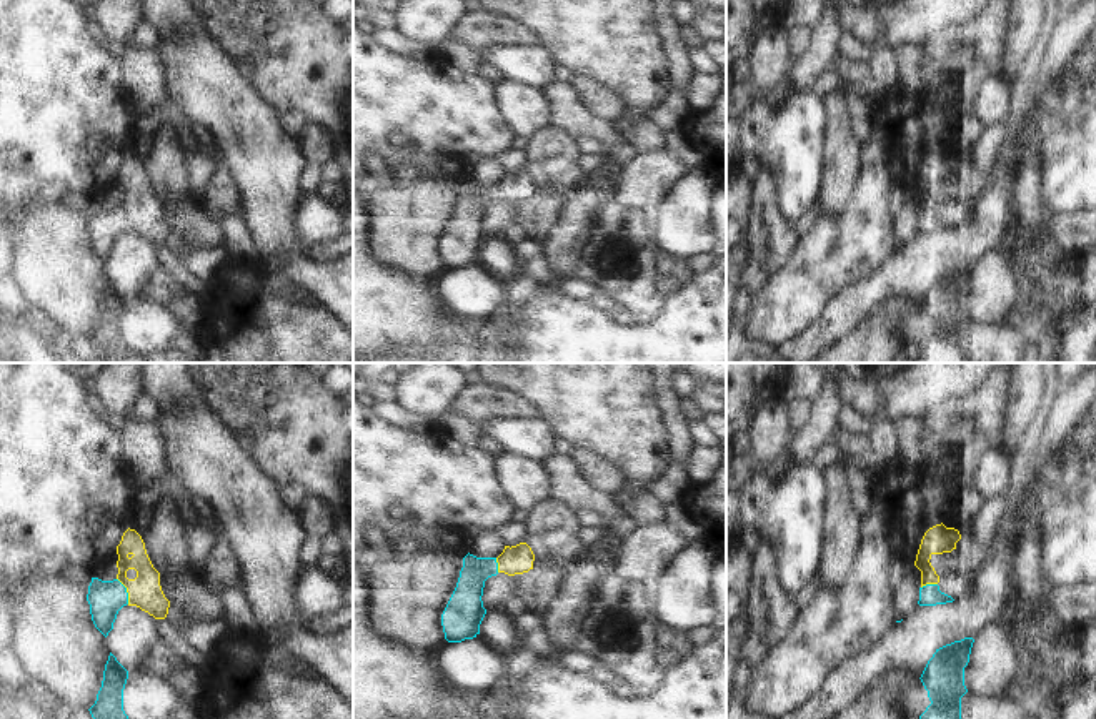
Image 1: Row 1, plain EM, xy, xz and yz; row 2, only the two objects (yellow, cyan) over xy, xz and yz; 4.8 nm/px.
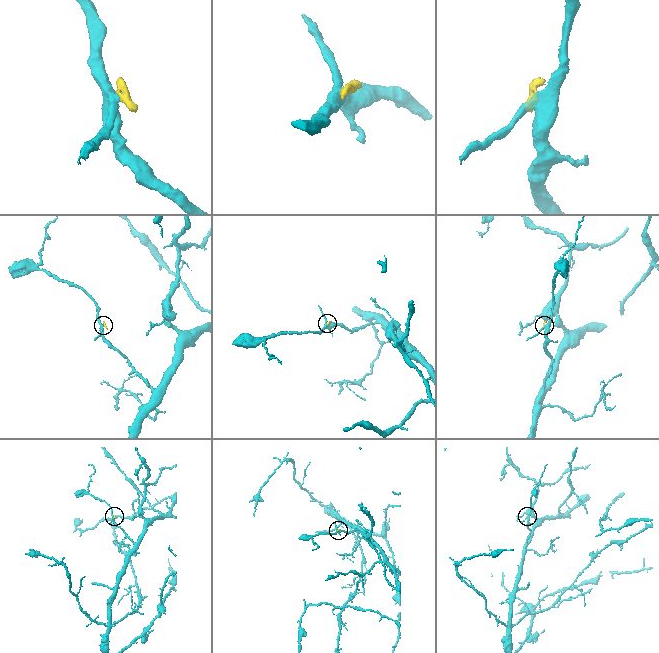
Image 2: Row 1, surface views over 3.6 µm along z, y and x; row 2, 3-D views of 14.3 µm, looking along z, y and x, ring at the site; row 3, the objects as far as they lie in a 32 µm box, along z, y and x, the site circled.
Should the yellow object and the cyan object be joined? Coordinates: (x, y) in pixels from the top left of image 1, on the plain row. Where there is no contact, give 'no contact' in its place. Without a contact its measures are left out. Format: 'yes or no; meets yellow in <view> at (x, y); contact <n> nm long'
yes; meets yellow in xy at (127, 218); contact 140 nm long

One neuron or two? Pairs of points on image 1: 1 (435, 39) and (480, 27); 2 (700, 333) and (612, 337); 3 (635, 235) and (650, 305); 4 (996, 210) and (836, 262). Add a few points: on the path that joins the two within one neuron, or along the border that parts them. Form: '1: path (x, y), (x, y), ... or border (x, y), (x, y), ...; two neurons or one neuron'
1: border (465, 17), (455, 29), (452, 42); two neurons
2: path (678, 337), (633, 337); one neuron
3: path (645, 252), (645, 288); one neuron
4: border (896, 250), (868, 278); two neurons

